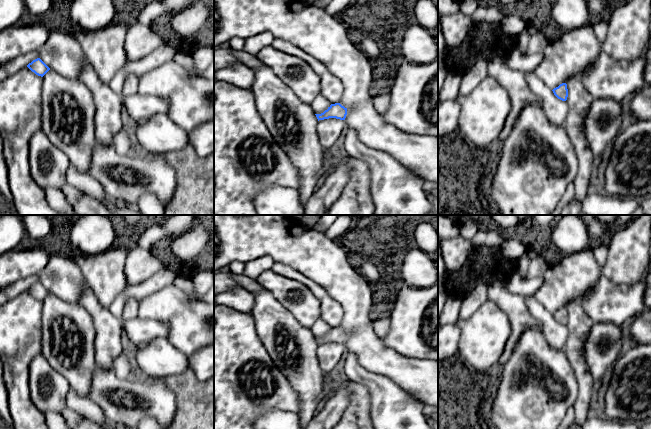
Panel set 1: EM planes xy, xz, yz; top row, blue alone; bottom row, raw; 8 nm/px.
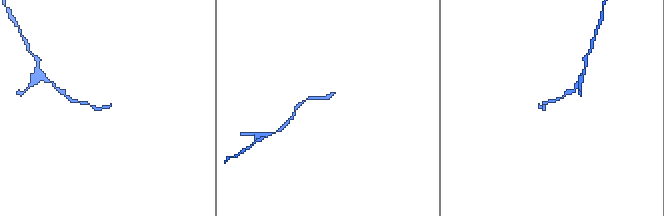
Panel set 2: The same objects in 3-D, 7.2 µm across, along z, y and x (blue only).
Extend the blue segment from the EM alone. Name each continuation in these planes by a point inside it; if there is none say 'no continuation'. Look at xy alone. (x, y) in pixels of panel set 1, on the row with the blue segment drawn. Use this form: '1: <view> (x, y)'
no continuation

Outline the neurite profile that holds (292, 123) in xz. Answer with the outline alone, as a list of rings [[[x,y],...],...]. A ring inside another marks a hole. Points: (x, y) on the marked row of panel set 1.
[[[261,64],[252,70],[254,82],[251,91],[255,96],[257,110],[276,143],[298,171],[300,183],[297,190],[304,207],[319,185],[317,174],[323,167],[324,147],[319,141],[316,130],[318,119],[311,105],[302,102],[268,66]]]

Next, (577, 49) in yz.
[[[593,21],[566,31],[563,36],[547,44],[542,62],[534,74],[550,89],[558,87],[573,77],[580,78],[598,57],[602,44],[594,33]]]

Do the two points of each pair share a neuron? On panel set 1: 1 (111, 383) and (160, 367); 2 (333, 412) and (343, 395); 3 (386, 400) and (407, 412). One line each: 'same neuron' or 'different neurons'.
1: different neurons
2: same neuron
3: same neuron

